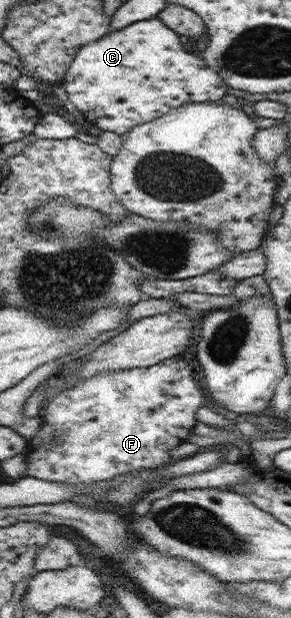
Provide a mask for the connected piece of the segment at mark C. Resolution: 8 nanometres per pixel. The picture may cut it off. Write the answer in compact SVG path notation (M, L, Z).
M156 17L131 23L121 30L105 34L81 46L69 63L63 81L69 101L83 113L87 123L120 136L132 127L161 117L173 108L189 103L220 101L229 88L227 83L205 63L204 58L194 48L185 48L179 36Z

